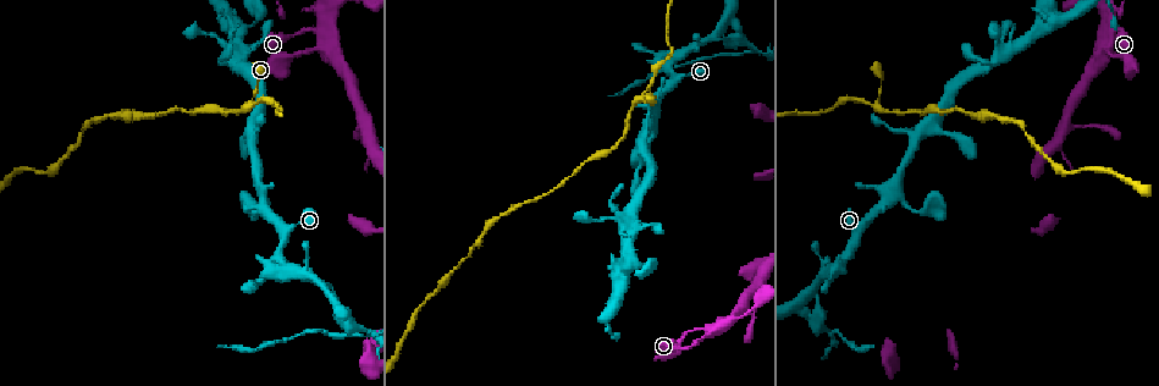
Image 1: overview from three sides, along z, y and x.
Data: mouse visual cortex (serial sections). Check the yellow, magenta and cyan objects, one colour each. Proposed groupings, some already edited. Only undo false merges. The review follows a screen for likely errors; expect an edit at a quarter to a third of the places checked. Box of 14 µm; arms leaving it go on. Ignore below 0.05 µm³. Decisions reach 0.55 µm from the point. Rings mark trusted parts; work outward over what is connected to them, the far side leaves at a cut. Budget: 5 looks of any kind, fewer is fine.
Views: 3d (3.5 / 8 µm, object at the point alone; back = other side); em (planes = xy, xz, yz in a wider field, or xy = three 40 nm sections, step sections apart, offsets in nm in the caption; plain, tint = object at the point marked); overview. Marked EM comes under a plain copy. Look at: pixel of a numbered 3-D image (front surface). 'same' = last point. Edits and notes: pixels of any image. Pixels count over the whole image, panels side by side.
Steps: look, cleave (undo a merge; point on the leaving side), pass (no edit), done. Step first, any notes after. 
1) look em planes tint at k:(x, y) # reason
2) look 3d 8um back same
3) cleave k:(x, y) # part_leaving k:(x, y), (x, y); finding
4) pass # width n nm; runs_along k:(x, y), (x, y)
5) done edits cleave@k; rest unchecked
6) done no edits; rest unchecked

look 3d 3.5um at 1:(642, 101)

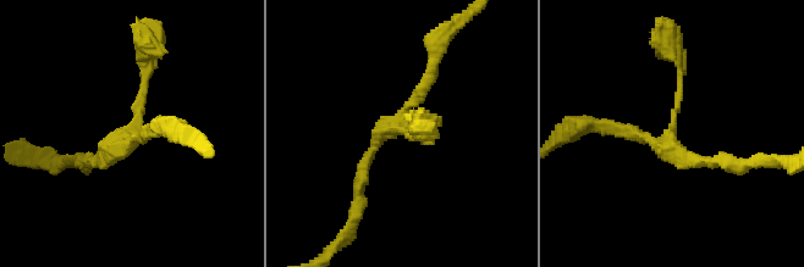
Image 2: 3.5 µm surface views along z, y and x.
pass # runs_along 2:(146, 67), (131, 131), (86, 161); one cell here

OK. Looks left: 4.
look 3d 3.5um at 1:(749, 51) # three arms meet

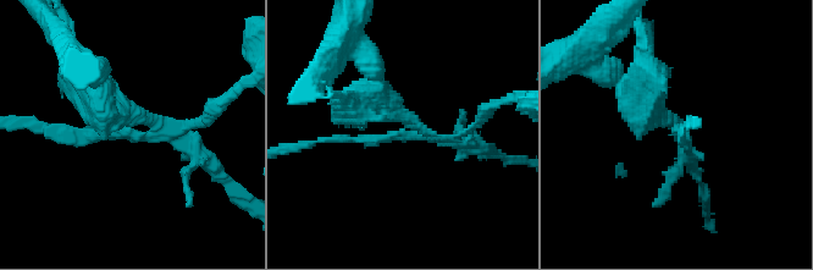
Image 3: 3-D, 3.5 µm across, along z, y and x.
look em xy step 2 tint at 3:(400, 131) # arms 3; arm_widths 100, 150, 350 nm; now the EM

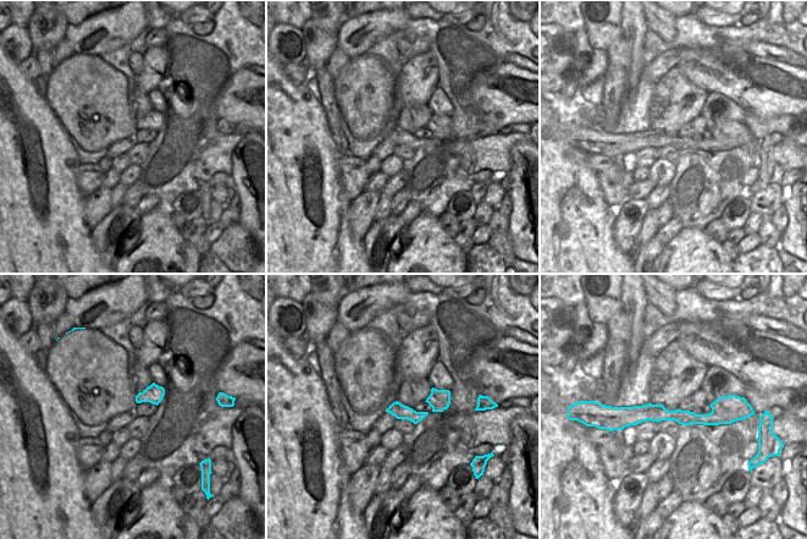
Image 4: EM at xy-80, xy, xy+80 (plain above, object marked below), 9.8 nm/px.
cleave 3:(176, 124) # a second cell is stuck on

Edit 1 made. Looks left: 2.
done edits cleave@3; rest unchecked

